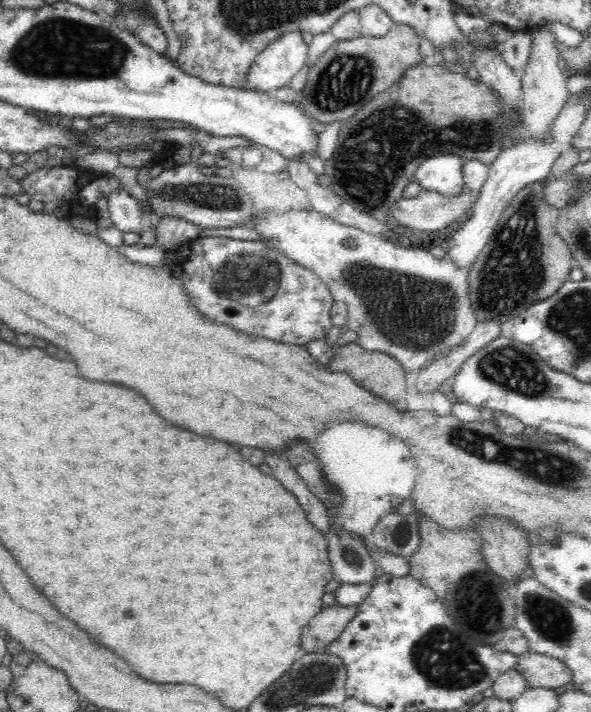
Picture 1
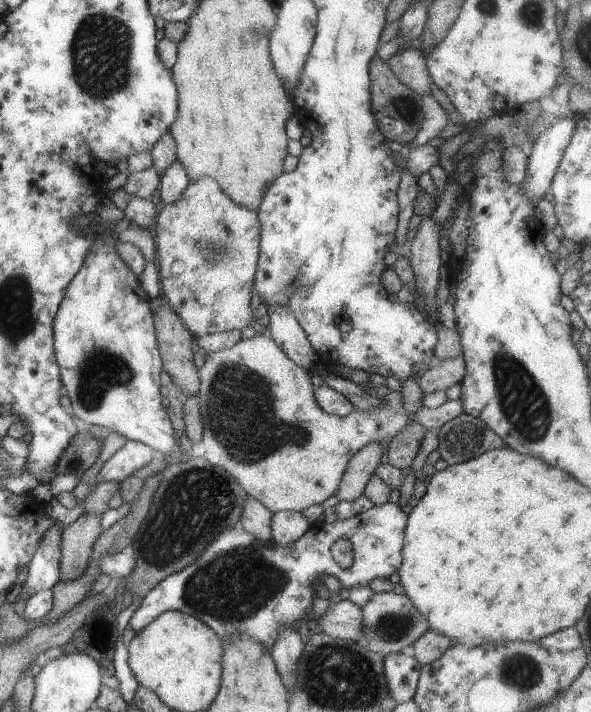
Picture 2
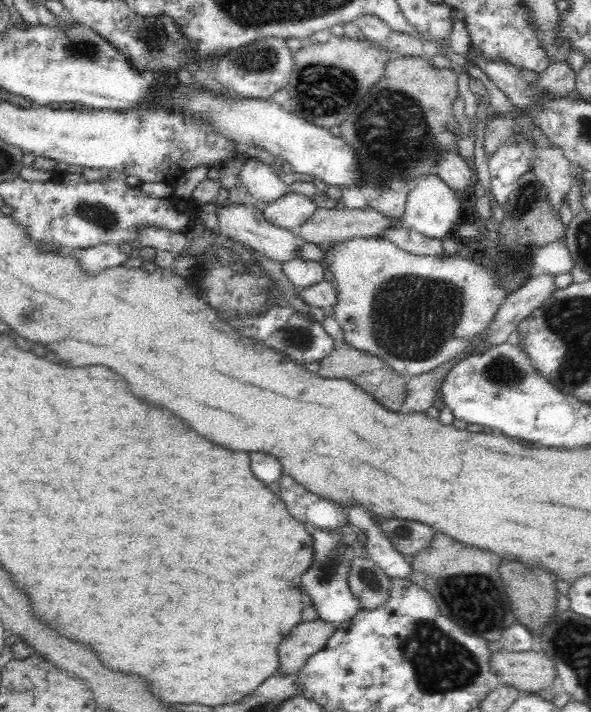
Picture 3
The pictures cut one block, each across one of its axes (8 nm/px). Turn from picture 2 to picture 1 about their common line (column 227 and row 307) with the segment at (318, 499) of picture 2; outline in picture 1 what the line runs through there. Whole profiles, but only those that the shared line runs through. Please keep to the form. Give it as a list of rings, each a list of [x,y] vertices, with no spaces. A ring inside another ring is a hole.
[[[312,210],[308,218],[300,218],[296,212],[282,216],[260,214],[260,220],[252,220],[252,227],[263,237],[269,238],[271,246],[311,270],[324,281],[334,300],[341,300],[348,313],[344,328],[356,334],[356,345],[366,352],[380,352],[398,362],[405,373],[420,373],[437,357],[457,346],[473,331],[478,317],[468,294],[469,269],[454,263],[446,254],[437,258],[430,251],[404,247],[366,231],[344,226],[331,218]]]

